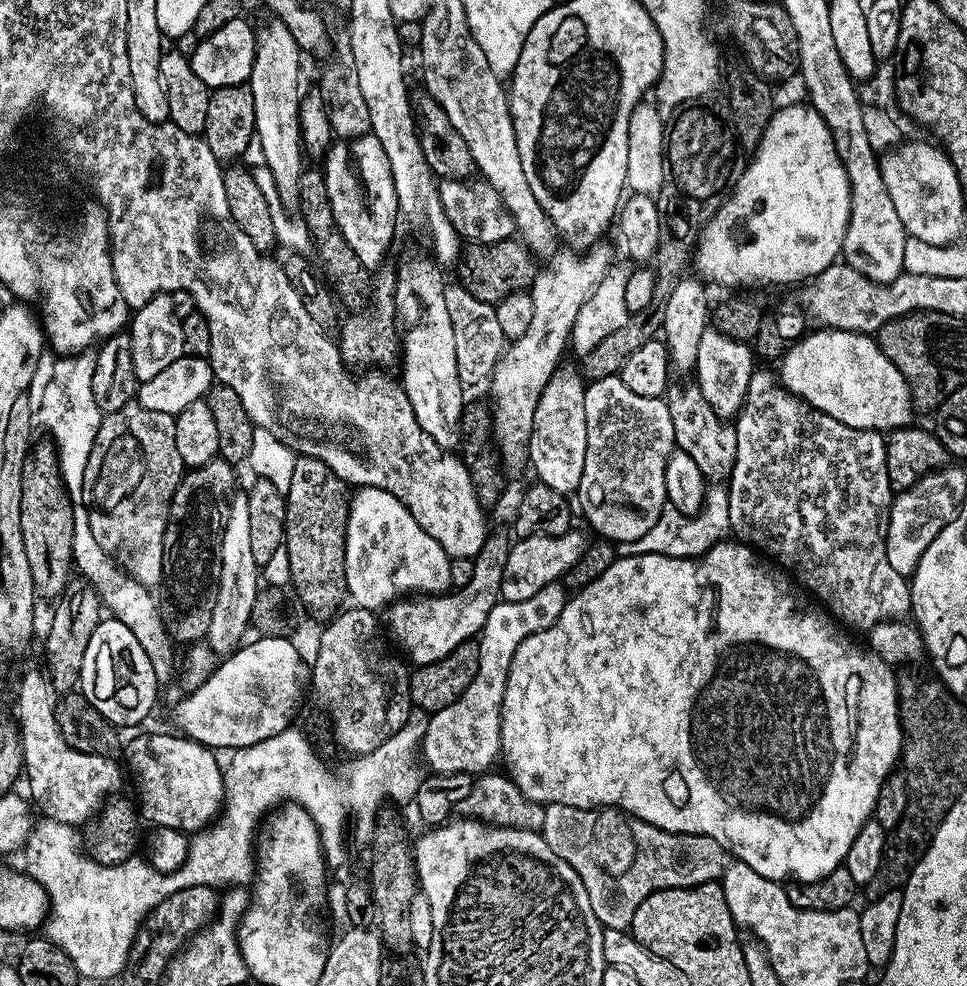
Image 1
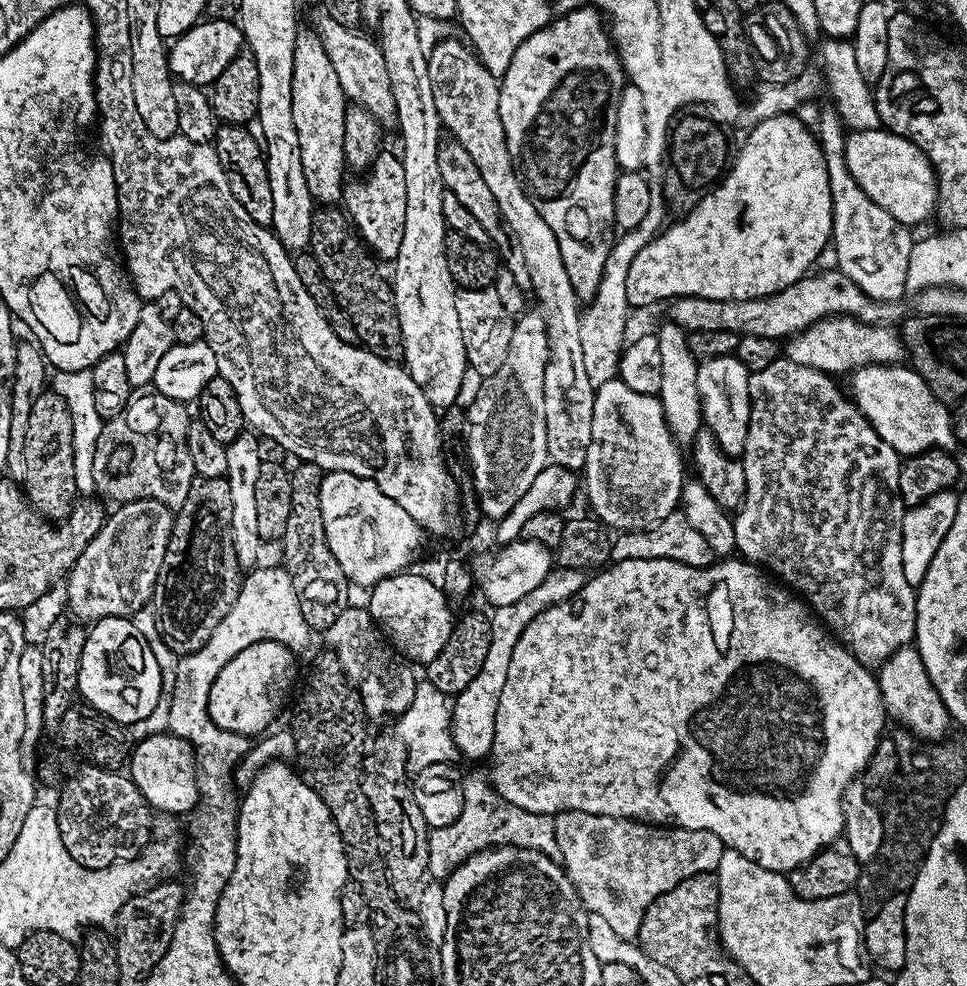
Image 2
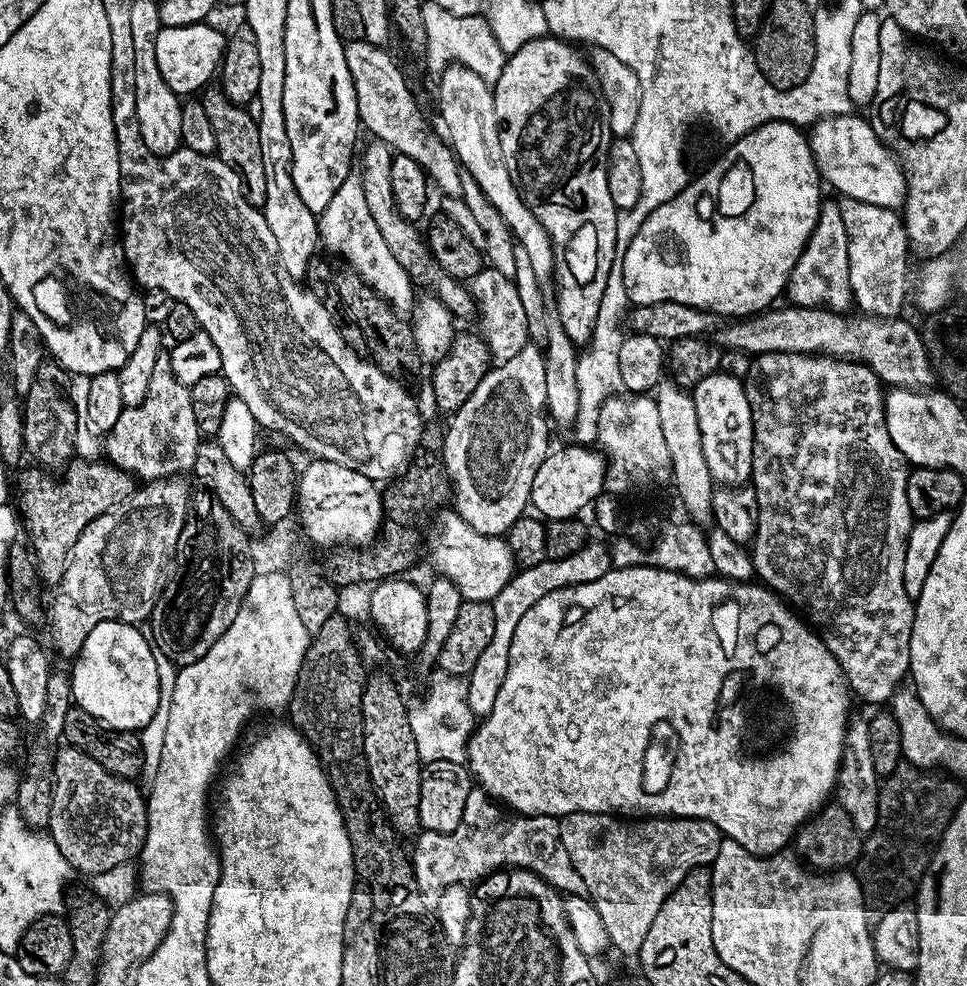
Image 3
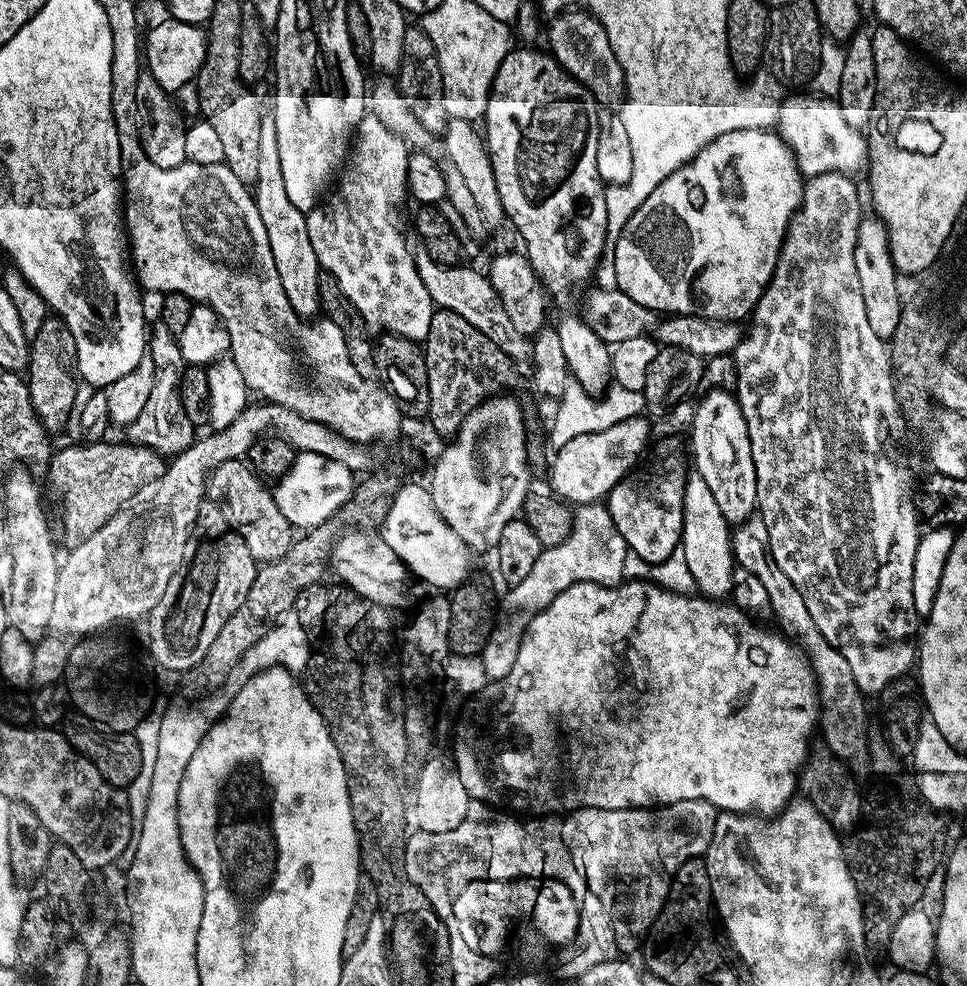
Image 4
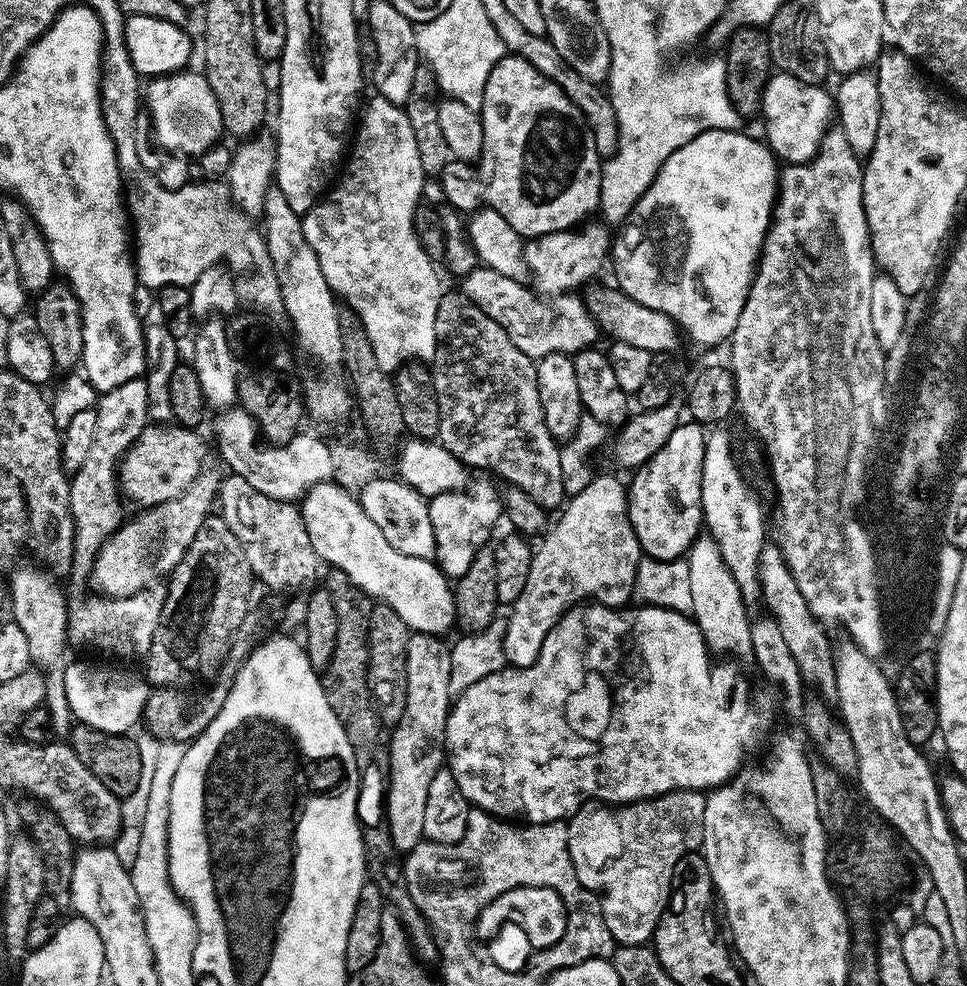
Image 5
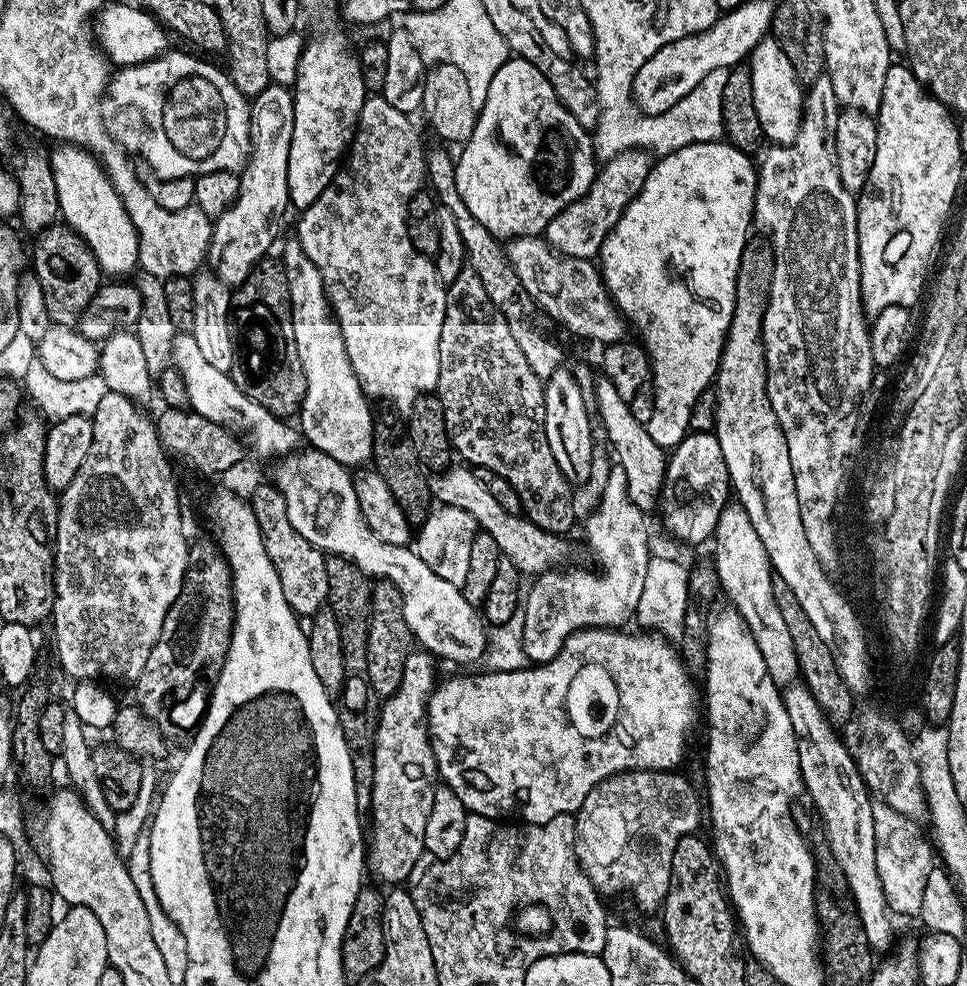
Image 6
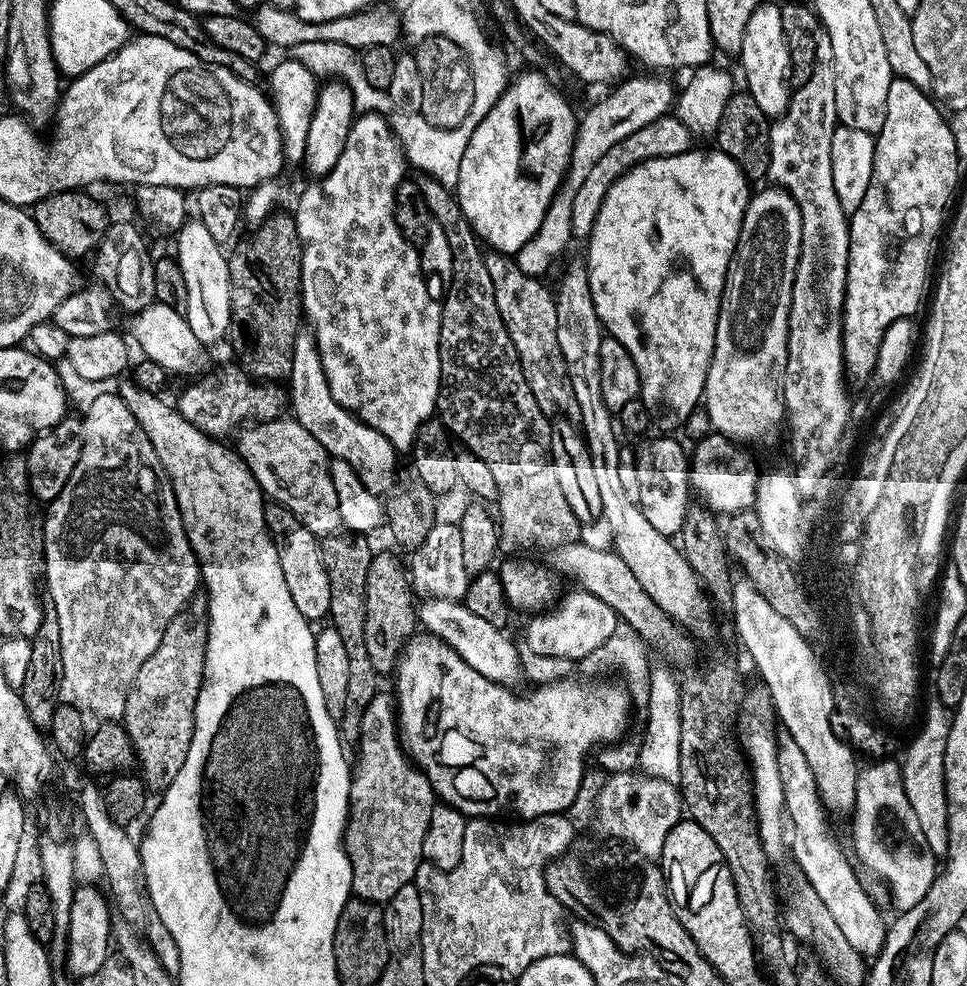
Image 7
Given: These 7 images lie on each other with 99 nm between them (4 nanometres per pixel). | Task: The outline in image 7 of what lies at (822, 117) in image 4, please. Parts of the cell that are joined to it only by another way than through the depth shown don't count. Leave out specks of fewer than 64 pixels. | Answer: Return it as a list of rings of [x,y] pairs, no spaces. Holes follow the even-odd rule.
[[[760,3],[746,22],[746,34],[742,37],[742,50],[738,53],[740,68],[744,71],[746,91],[754,98],[758,110],[770,118],[779,118],[788,108],[790,95],[790,54],[786,38],[782,34],[782,14],[780,4]]]

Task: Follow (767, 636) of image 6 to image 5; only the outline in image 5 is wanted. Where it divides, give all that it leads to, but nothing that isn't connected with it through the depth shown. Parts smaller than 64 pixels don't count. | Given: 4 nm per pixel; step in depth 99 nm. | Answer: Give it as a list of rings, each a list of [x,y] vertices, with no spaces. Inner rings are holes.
[[[712,430],[707,433],[704,442],[704,461],[702,462],[702,510],[704,511],[703,527],[706,529],[707,535],[712,537],[712,540],[718,546],[718,550],[722,550],[722,558],[726,562],[726,566],[730,566],[730,574],[734,574],[734,582],[738,582],[738,590],[742,590],[745,601],[753,602],[752,600],[759,601],[761,599],[760,590],[760,555],[764,549],[766,543],[766,537],[764,537],[764,508],[760,505],[759,500],[755,494],[752,493],[750,485],[744,481],[744,476],[740,473],[740,468],[736,465],[736,456],[732,453],[732,440],[724,432],[714,432],[718,430]]]

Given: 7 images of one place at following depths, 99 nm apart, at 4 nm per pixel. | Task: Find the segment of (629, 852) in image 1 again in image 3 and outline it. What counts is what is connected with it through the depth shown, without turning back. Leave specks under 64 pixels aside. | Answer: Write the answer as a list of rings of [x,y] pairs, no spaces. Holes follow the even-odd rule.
[[[571,812],[563,817],[560,841],[562,846],[566,846],[566,854],[570,854],[570,862],[574,862],[574,870],[578,870],[582,882],[586,882],[588,896],[606,926],[611,947],[620,952],[636,954],[642,942],[646,942],[646,934],[654,918],[658,918],[662,902],[666,902],[668,895],[684,881],[690,870],[708,868],[714,858],[718,858],[722,834],[714,822],[685,816],[621,818],[616,814]]]

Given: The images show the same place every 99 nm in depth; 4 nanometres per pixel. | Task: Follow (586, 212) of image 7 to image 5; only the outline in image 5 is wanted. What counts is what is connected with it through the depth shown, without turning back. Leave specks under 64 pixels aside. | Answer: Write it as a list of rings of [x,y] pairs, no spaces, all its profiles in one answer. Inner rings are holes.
[[[585,223],[575,230],[551,232],[549,236],[532,238],[523,245],[524,258],[528,264],[530,284],[541,297],[551,298],[561,293],[571,293],[579,284],[590,279],[600,267],[605,267],[610,248],[609,225]]]

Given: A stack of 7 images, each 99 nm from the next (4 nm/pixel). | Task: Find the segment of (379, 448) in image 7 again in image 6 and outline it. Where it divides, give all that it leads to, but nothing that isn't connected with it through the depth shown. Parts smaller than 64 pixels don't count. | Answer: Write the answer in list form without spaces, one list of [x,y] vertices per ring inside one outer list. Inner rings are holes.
[[[292,238],[284,244],[284,249],[278,255],[278,263],[284,269],[284,277],[290,290],[290,310],[294,322],[294,346],[298,350],[298,358],[302,362],[302,370],[306,378],[306,392],[304,401],[298,413],[299,431],[303,439],[308,440],[317,452],[330,454],[339,464],[353,466],[359,460],[365,462],[372,458],[372,437],[374,435],[374,415],[368,409],[369,397],[360,389],[356,375],[350,366],[350,360],[346,354],[344,339],[340,333],[332,314],[332,308],[328,305],[328,295],[324,290],[322,274],[318,274],[318,268],[310,258],[306,258],[306,250],[302,250],[299,239]]]

